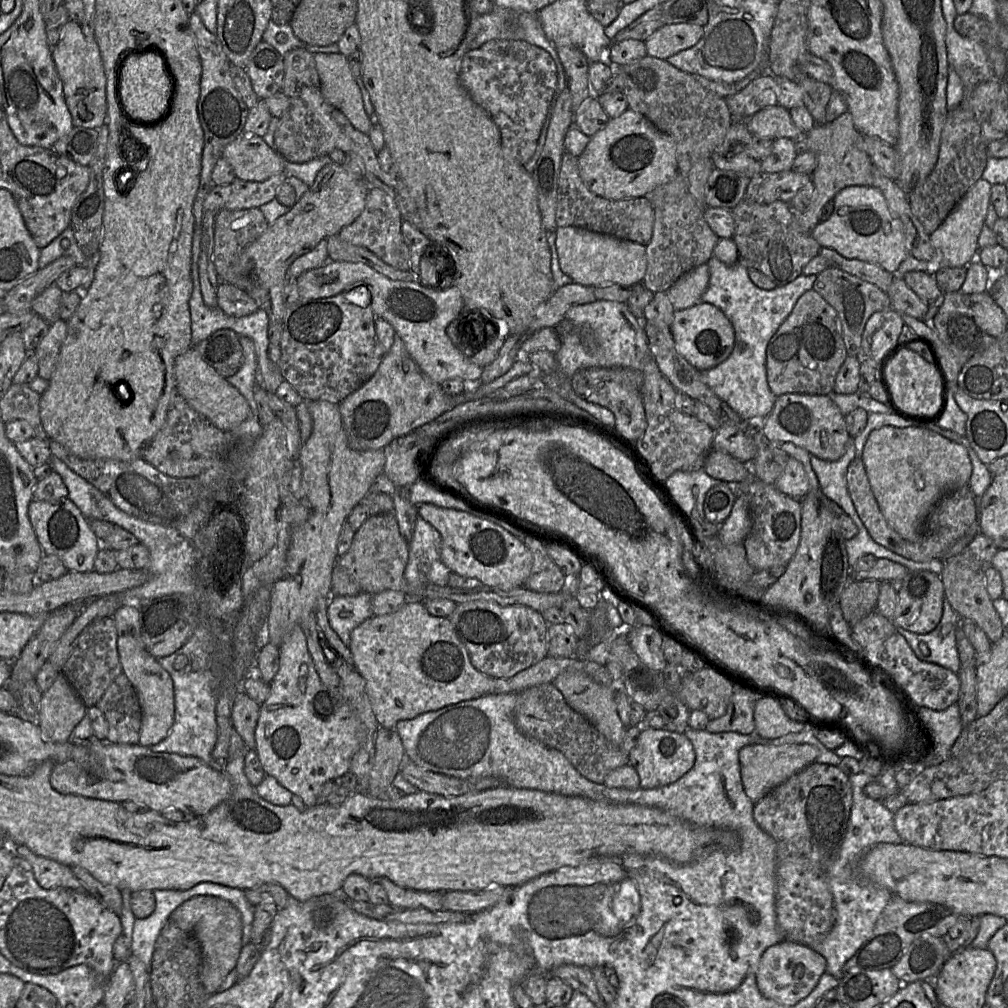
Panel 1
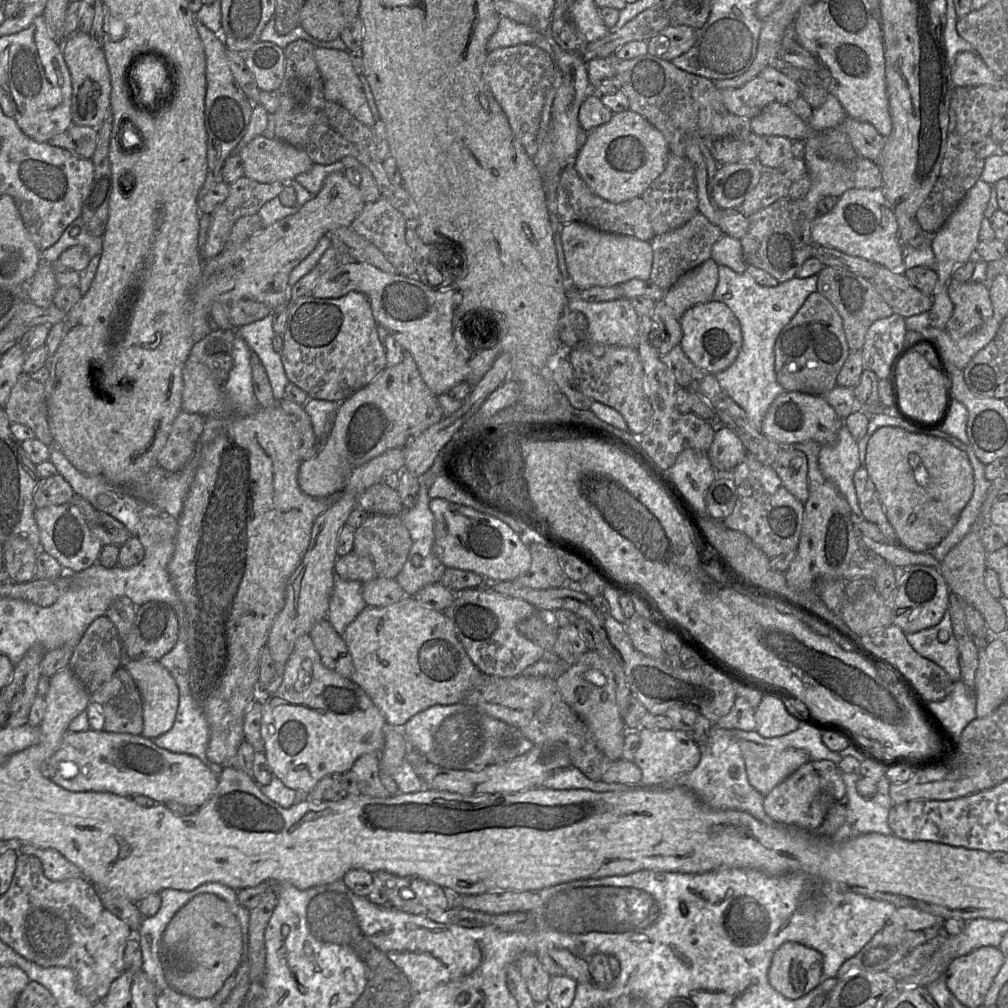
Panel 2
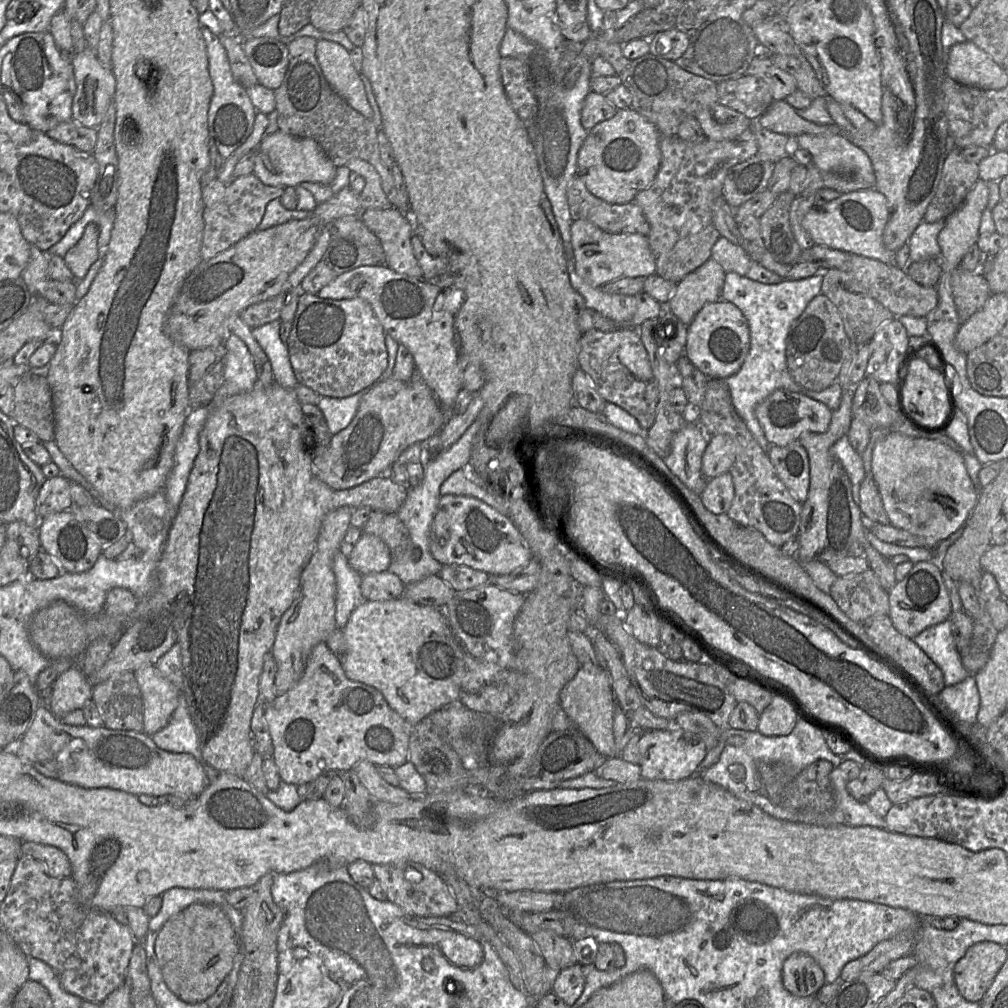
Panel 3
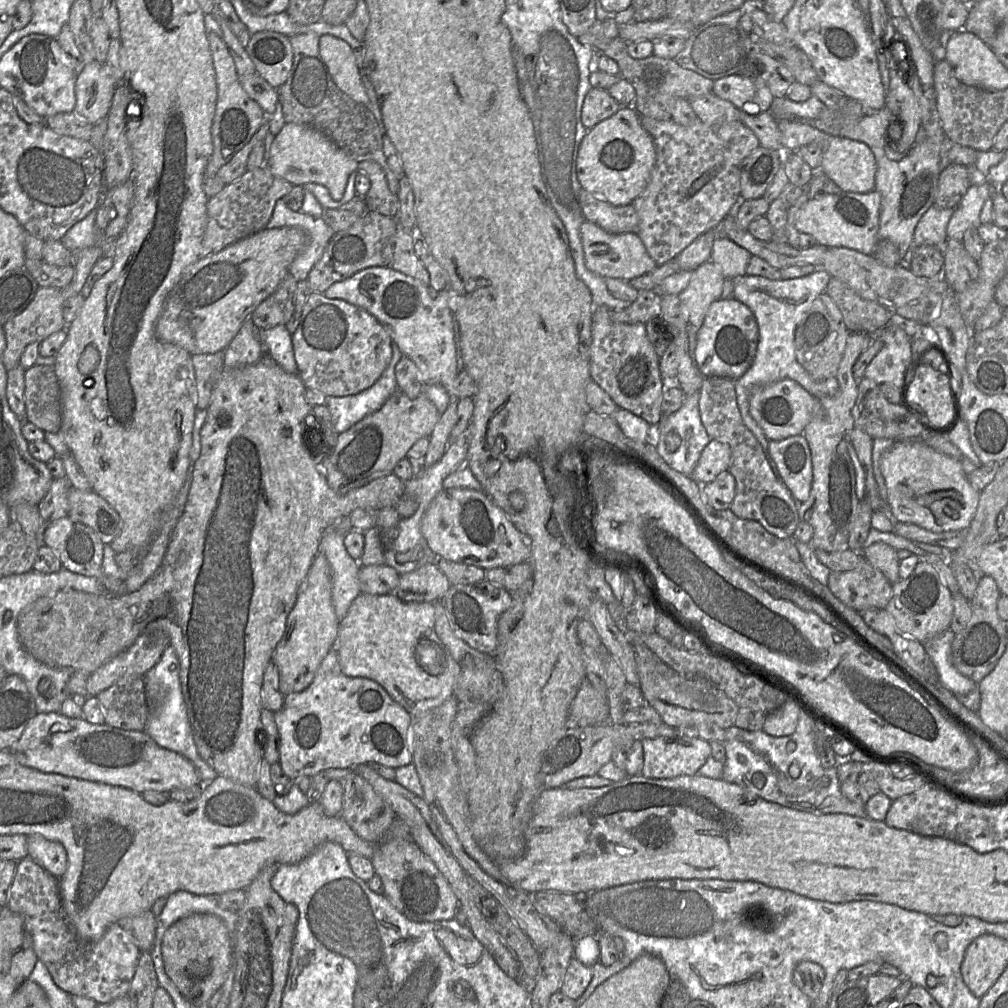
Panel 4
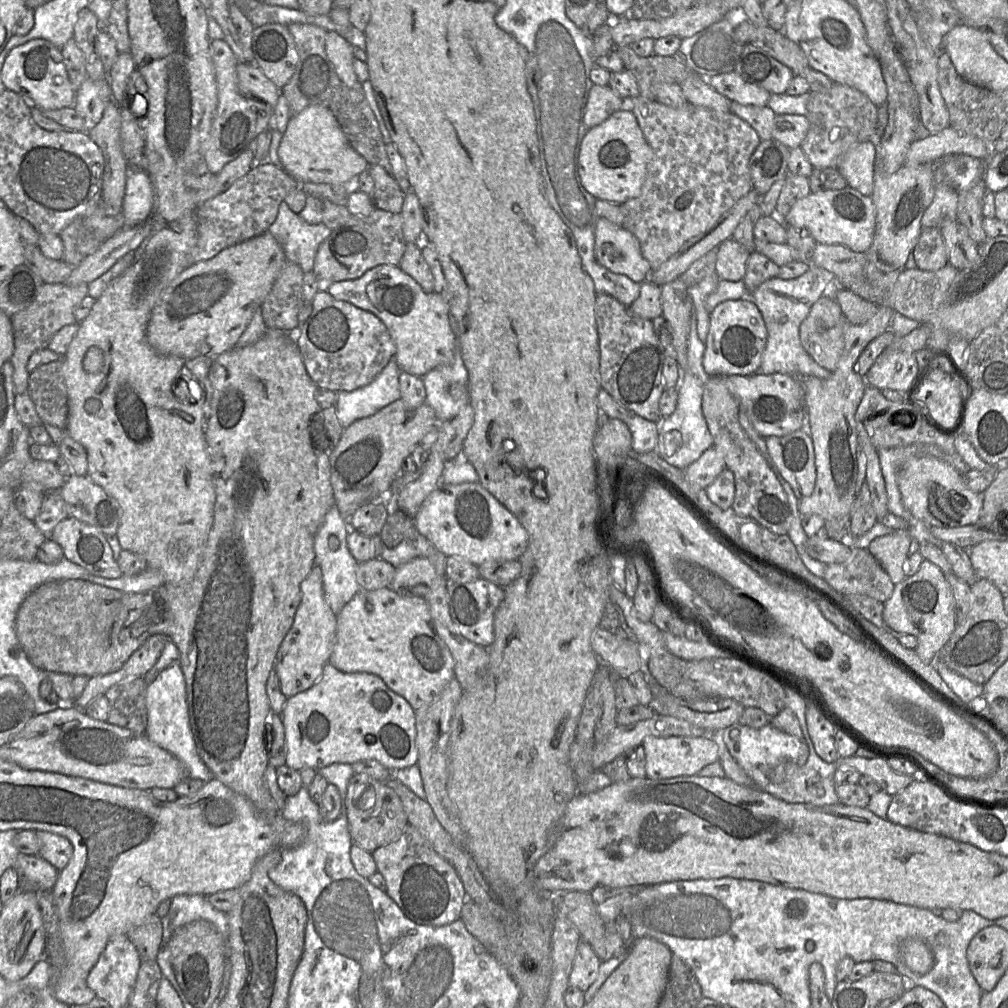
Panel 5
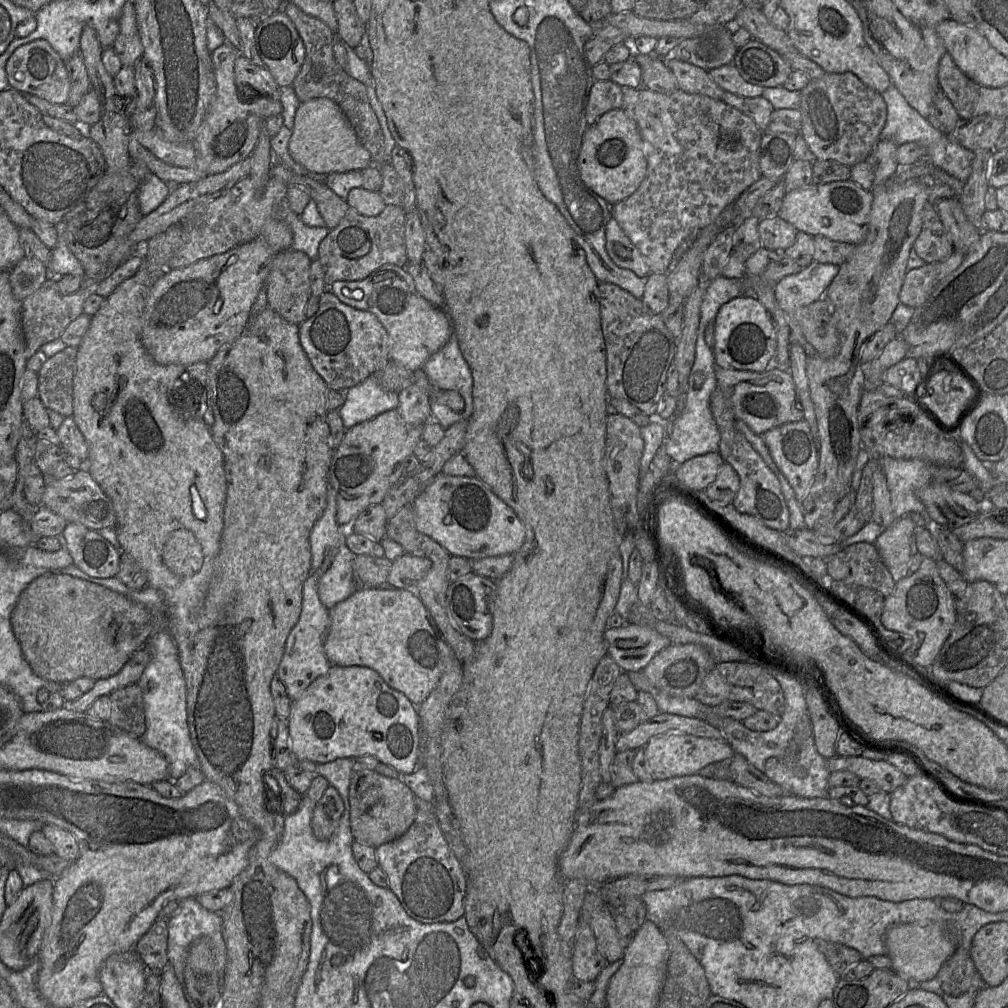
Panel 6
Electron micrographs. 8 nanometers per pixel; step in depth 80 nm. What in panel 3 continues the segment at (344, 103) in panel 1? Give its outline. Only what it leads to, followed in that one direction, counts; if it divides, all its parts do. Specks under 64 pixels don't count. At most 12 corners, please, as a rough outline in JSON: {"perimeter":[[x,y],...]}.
{"perimeter":[[318,40],[316,57],[331,88],[373,118],[350,53]]}

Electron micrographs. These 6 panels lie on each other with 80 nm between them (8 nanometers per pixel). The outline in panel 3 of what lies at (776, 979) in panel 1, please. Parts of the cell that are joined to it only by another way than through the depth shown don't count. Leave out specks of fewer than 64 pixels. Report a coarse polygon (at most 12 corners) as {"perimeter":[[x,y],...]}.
{"perimeter":[[795,952],[783,963],[782,983],[794,996],[814,995],[824,971]]}

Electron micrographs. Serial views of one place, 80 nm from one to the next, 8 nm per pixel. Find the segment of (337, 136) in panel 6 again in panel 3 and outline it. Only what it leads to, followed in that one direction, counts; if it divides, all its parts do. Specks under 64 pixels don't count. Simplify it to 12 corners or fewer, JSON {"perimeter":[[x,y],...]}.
{"perimeter":[[277,131],[255,150],[265,185],[331,184],[337,167],[320,145]]}

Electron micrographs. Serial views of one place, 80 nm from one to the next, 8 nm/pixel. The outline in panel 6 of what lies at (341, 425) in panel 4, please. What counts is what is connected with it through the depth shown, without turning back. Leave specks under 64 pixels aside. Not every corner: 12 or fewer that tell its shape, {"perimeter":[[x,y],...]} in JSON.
{"perimeter":[[371,375],[345,391],[338,409],[350,429],[397,409],[399,393]]}

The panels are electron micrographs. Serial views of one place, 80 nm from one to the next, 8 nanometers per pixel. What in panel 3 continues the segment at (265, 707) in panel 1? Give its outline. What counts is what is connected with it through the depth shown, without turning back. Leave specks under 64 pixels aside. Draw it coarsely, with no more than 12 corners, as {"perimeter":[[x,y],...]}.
{"perimeter":[[325,642],[266,705],[281,779],[397,768],[411,726]]}

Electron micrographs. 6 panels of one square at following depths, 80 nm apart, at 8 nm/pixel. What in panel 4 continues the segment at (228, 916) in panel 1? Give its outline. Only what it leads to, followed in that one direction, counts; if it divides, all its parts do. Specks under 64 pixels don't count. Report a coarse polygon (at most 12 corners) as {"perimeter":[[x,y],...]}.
{"perimeter":[[193,913],[164,933],[165,972],[208,1006],[234,962],[234,934]]}

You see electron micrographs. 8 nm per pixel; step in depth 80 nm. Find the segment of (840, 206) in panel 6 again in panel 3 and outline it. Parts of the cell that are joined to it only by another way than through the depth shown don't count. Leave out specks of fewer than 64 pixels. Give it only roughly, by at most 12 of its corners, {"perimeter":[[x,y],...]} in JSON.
{"perimeter":[[876,189],[813,207],[815,245],[895,264],[882,238],[889,216]]}

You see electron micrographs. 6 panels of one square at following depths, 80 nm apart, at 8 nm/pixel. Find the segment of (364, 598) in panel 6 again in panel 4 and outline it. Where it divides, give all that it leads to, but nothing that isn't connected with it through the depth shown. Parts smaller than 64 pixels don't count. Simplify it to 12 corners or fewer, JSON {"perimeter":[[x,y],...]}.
{"perimeter":[[360,593],[339,622],[344,675],[411,716],[454,694],[460,666],[434,603]]}

